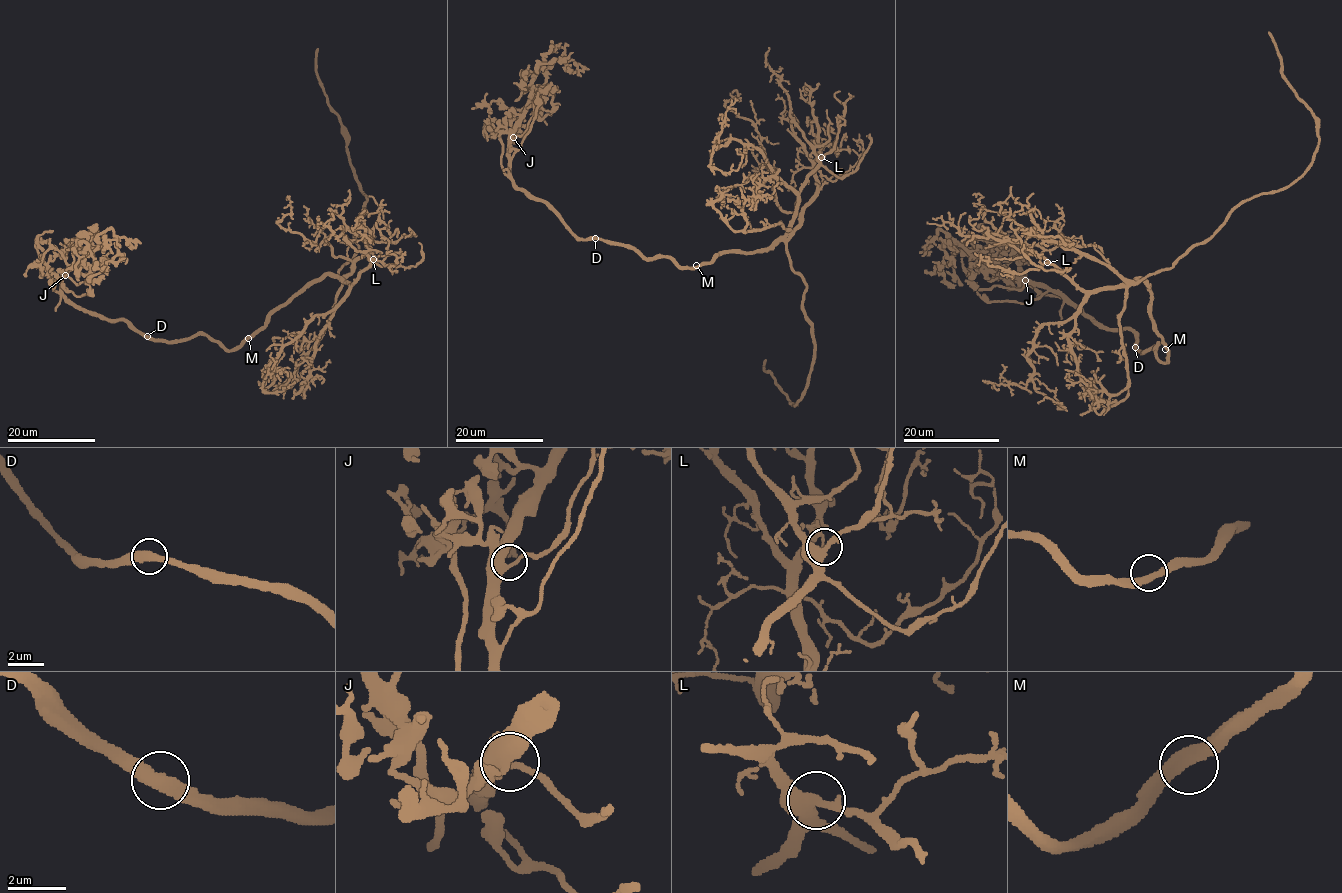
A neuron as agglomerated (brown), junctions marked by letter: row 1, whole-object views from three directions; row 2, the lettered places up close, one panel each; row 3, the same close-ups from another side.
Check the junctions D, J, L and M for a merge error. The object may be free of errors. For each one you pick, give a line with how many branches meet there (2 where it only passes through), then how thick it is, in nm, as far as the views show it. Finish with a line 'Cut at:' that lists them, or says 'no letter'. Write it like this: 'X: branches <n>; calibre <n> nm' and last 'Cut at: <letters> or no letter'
Cut at: no letter

